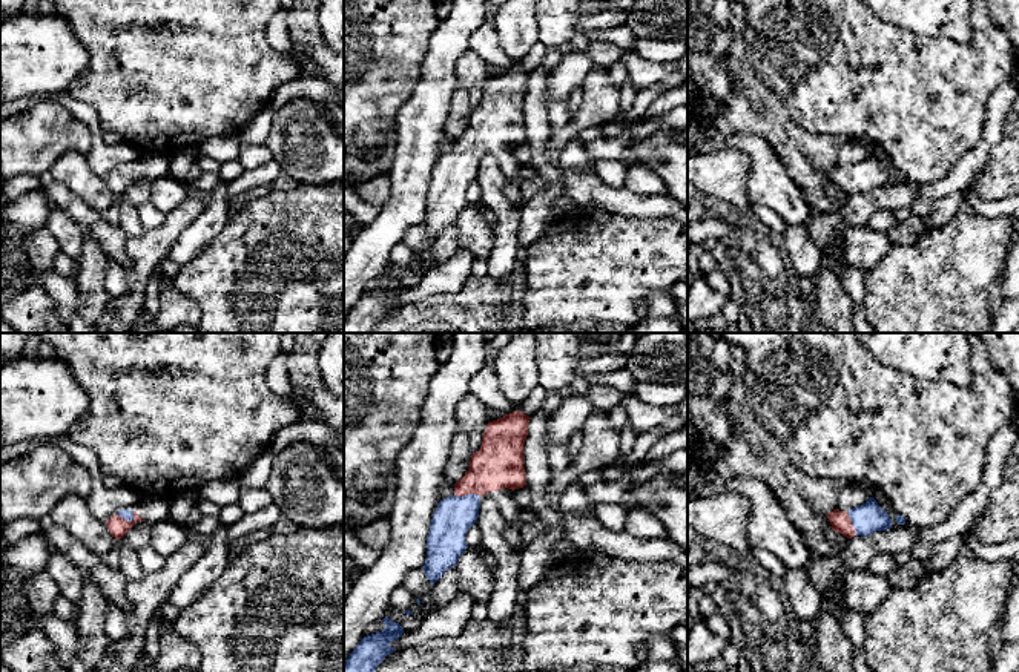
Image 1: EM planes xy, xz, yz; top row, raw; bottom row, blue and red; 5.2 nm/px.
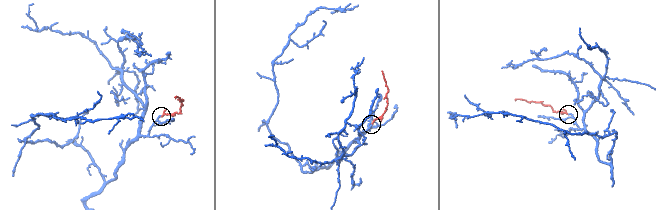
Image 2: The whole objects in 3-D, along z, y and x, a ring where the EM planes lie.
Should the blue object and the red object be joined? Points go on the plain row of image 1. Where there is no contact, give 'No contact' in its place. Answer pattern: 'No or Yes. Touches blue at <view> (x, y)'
Yes. Touches blue at xz (468, 151)

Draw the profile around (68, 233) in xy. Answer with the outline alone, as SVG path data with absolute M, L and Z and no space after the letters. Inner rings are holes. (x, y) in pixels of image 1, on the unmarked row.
M57 207L49 209L45 227L57 239L60 252L78 259L84 245L84 235L66 212Z

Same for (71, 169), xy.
M75 150L61 155L51 167L51 173L95 212L104 212L117 201L106 180L98 176L89 167L86 156Z

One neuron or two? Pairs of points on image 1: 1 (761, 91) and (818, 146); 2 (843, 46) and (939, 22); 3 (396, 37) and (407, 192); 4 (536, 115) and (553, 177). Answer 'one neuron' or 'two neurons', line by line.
1: one neuron
2: two neurons
3: two neurons
4: one neuron

